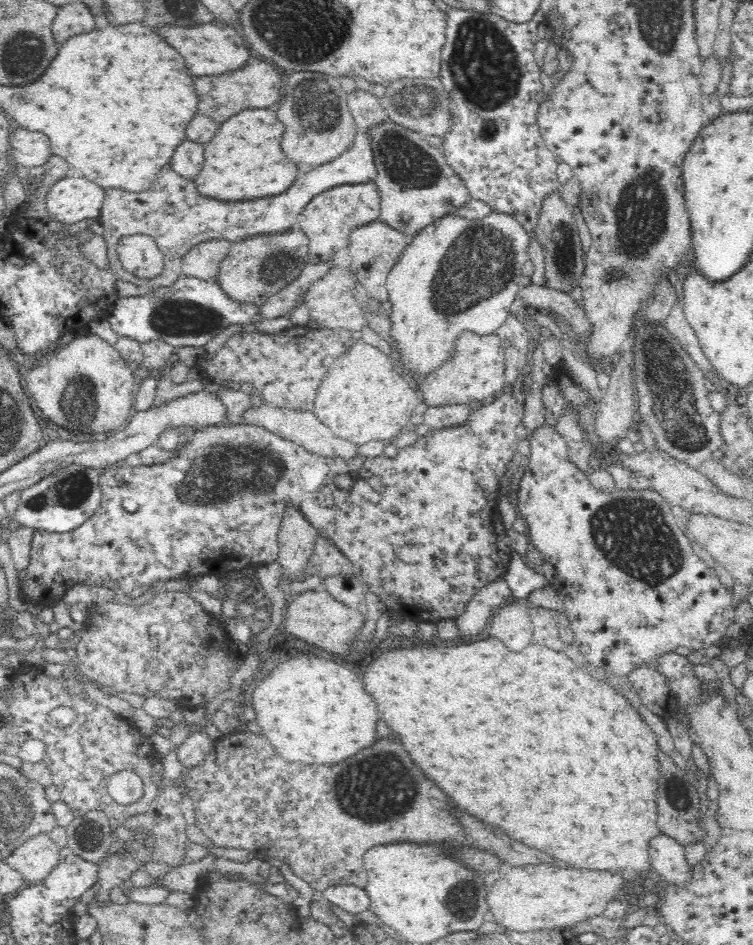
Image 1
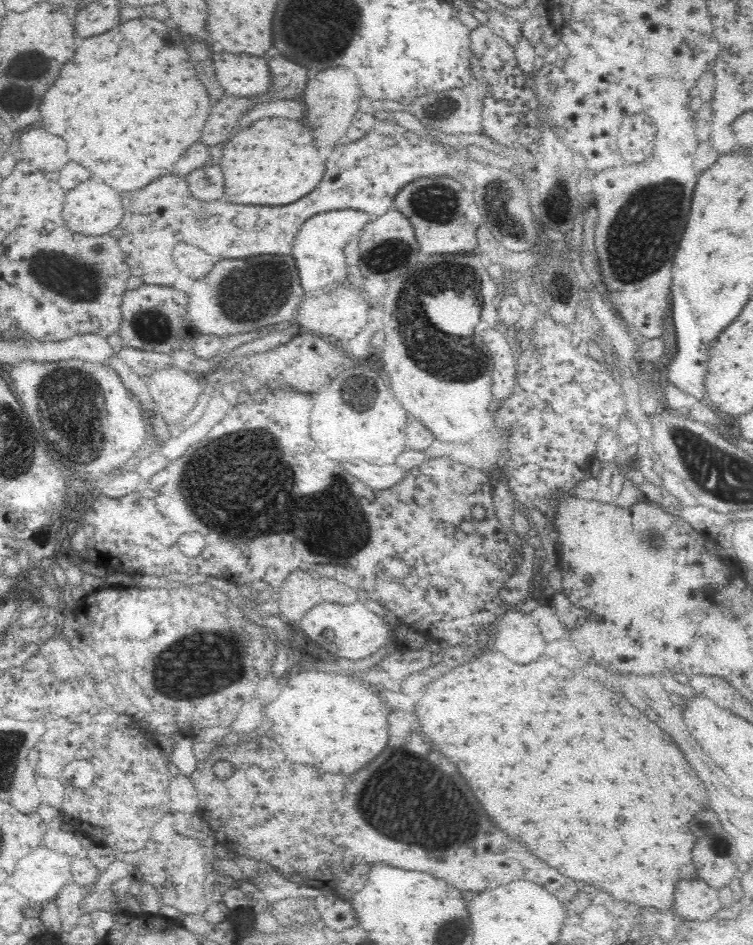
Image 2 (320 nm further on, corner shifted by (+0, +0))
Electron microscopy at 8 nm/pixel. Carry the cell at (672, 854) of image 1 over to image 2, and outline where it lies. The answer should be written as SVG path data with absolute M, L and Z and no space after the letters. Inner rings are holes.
M699 877L678 881L674 897L673 913L686 919L700 919L713 913L724 899L720 891L712 889Z

